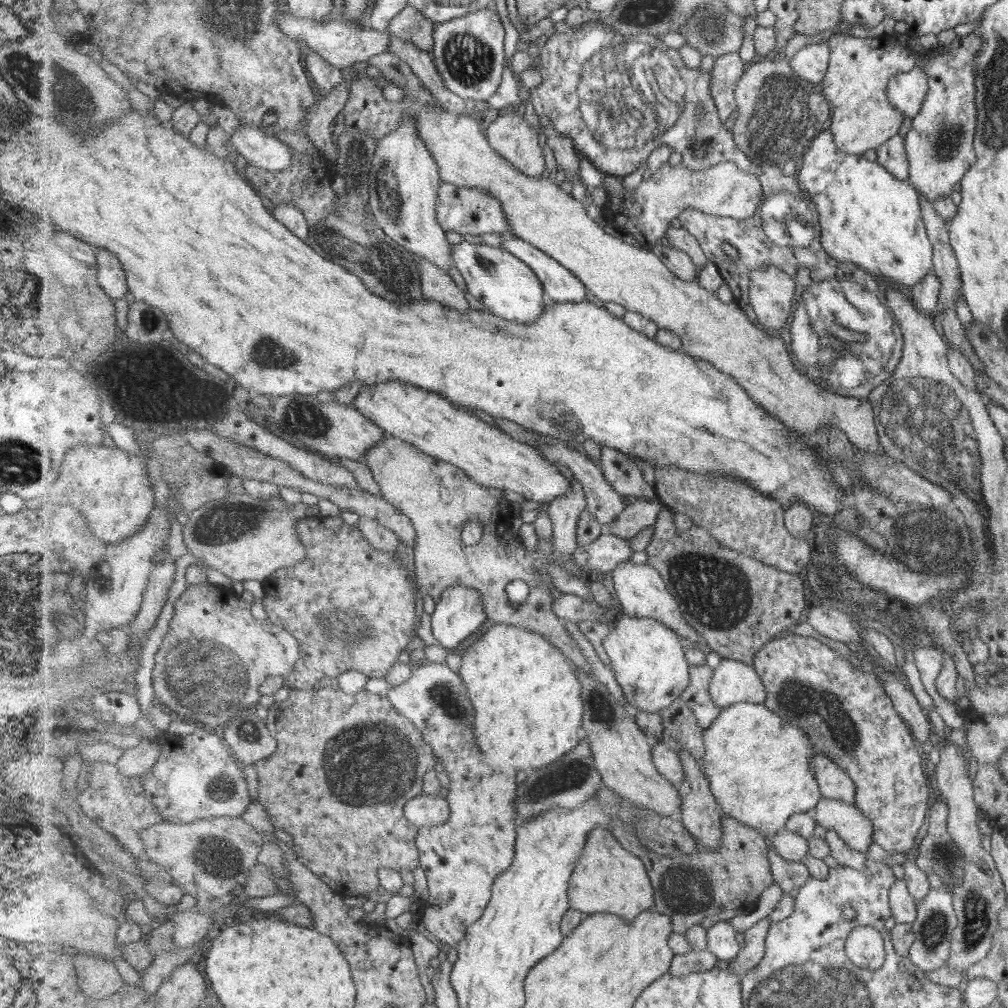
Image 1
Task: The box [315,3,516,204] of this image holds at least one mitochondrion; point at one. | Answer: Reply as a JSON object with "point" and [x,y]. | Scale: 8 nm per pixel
{"point":[468,58]}

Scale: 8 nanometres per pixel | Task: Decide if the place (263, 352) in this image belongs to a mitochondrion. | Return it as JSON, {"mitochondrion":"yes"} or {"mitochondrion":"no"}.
{"mitochondrion":"yes"}

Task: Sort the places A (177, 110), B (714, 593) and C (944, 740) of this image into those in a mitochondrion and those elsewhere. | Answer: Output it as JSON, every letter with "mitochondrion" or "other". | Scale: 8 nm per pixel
{"A":"other","B":"mitochondrion","C":"other"}

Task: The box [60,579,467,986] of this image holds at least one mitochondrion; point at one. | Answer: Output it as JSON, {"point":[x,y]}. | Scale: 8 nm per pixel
{"point":[399,762]}

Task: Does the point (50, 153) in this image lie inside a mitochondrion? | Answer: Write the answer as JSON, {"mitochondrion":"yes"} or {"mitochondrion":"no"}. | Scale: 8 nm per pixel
{"mitochondrion":"no"}

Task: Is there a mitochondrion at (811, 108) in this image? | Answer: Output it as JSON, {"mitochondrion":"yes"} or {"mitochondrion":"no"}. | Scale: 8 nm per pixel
{"mitochondrion":"yes"}

